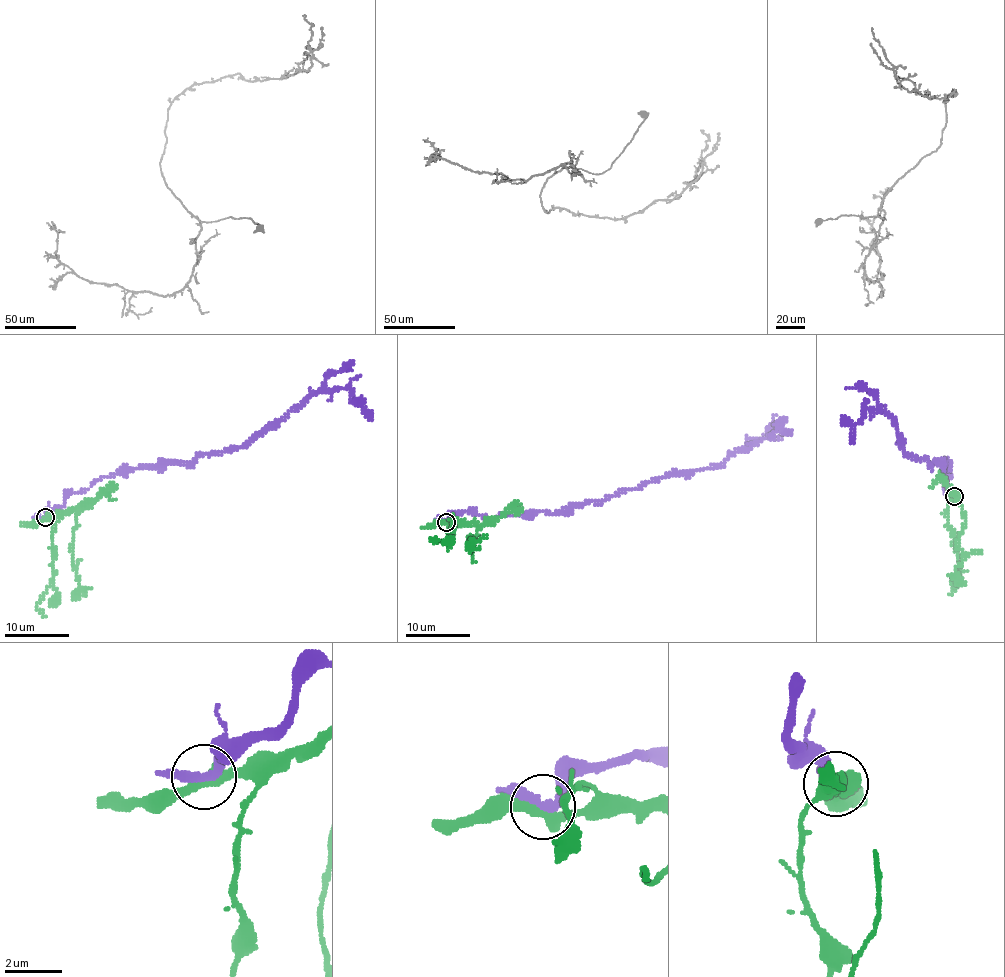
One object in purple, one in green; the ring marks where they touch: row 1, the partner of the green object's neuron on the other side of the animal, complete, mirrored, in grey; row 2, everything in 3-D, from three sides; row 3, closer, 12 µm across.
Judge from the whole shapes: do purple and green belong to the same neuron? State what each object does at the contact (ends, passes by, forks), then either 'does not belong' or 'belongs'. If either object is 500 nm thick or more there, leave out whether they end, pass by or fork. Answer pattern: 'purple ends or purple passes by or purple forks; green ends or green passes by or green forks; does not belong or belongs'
purple passes by; green passes by; does not belong

